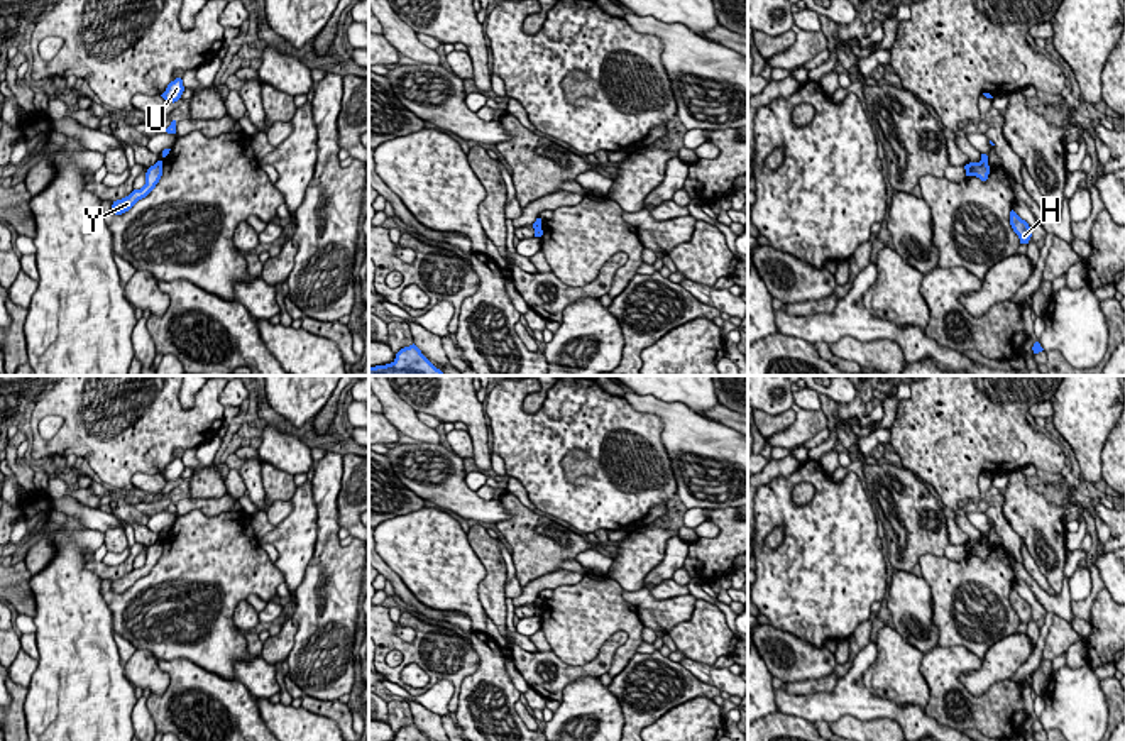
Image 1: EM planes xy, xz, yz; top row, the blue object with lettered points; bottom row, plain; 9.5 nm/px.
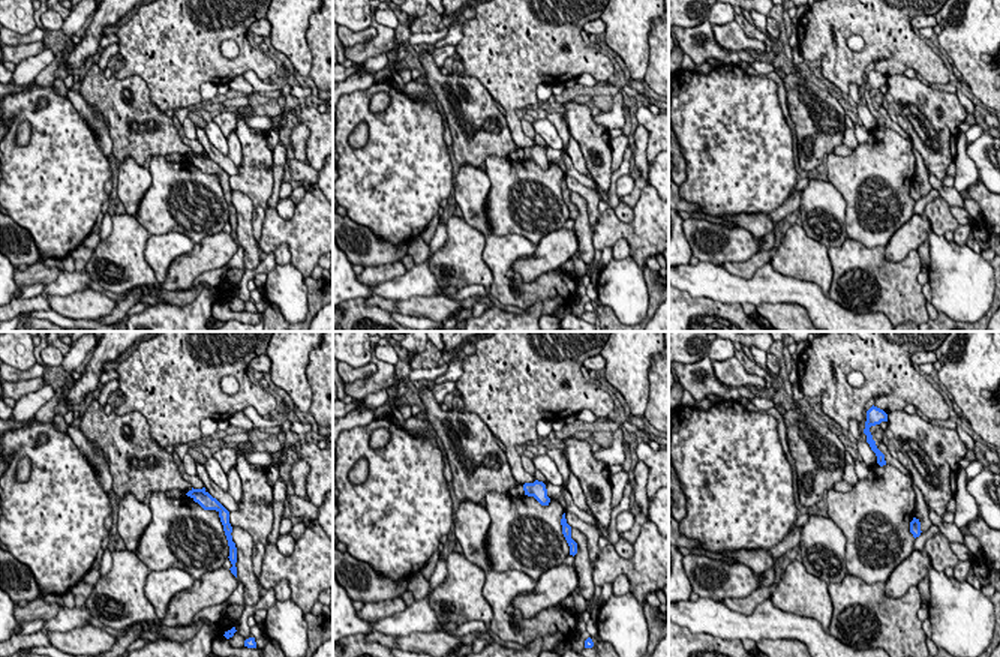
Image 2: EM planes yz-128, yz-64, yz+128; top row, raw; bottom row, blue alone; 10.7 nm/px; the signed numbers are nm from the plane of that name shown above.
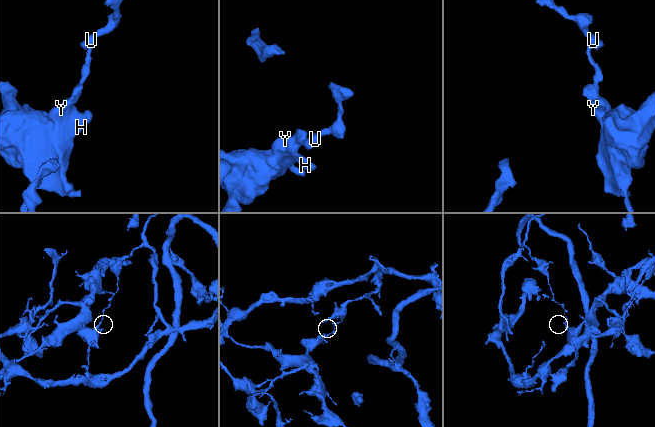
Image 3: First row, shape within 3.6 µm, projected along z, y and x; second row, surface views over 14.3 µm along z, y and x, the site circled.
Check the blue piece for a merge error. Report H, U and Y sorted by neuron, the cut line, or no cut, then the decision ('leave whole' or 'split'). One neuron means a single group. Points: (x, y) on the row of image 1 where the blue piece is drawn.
H Y / U; cut in xz along (542, 230), (535, 234); split

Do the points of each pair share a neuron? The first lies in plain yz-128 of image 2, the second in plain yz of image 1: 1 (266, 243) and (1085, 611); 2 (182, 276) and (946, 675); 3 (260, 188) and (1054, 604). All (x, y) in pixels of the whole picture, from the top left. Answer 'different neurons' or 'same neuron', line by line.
1: different neurons
2: different neurons
3: different neurons

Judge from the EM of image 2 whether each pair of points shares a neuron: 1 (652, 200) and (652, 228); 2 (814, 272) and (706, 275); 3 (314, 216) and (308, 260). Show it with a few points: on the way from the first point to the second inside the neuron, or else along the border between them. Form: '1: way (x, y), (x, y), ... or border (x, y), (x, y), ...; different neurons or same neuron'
1: way (652, 207), (652, 221); same neuron
2: border (769, 263), (783, 275), (814, 282); different neurons
3: way (314, 227), (308, 239), (308, 249); same neuron

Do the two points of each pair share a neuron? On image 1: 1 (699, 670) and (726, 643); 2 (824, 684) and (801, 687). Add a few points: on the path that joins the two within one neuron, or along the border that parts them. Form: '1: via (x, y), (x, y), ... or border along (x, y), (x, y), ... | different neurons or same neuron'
1: border along (685, 655), (713, 665) | different neurons
2: via (819, 684), (806, 686) | same neuron

